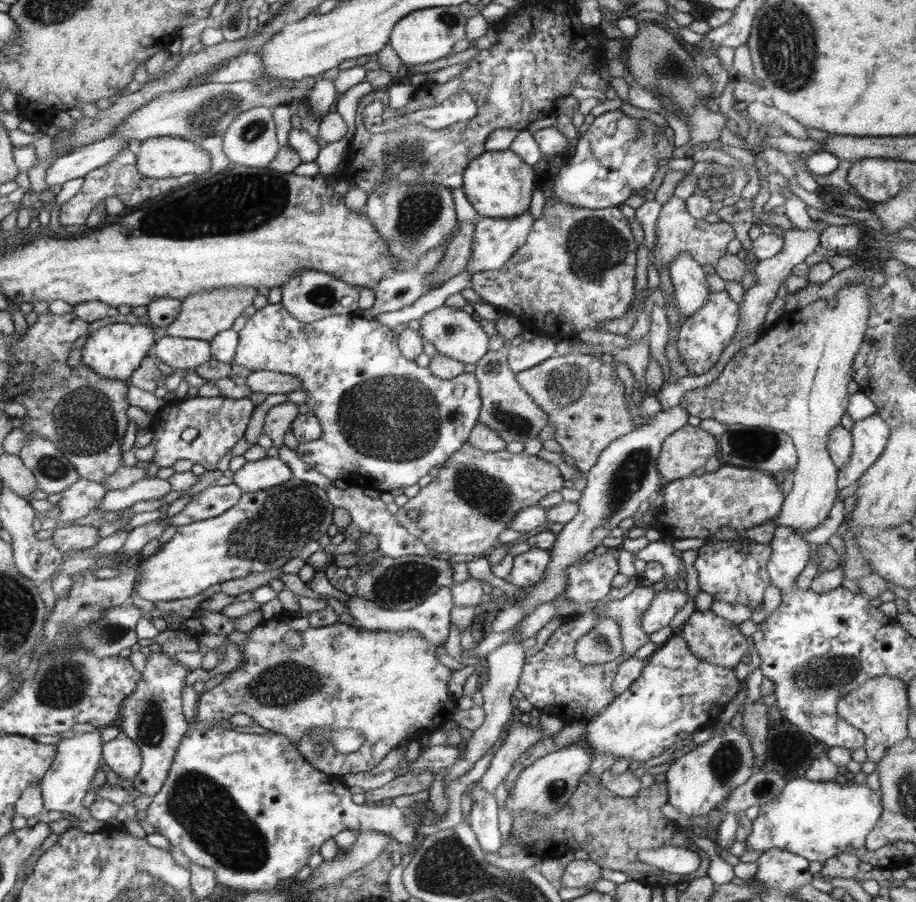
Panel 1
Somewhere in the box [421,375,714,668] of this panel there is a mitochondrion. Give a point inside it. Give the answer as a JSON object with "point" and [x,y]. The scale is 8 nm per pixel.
{"point":[484,492]}

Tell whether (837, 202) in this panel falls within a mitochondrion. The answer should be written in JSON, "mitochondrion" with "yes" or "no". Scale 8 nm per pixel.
{"mitochondrion":"no"}

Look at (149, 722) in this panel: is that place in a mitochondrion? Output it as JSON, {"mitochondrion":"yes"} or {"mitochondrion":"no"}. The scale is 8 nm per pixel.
{"mitochondrion":"yes"}

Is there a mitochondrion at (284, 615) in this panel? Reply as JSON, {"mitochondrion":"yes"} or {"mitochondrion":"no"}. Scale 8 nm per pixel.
{"mitochondrion":"no"}

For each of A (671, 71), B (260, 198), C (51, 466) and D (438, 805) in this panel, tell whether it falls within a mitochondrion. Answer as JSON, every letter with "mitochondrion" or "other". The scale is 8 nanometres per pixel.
{"A":"mitochondrion","B":"mitochondrion","C":"mitochondrion","D":"other"}

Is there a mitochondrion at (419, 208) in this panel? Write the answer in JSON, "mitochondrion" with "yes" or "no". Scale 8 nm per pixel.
{"mitochondrion":"yes"}

